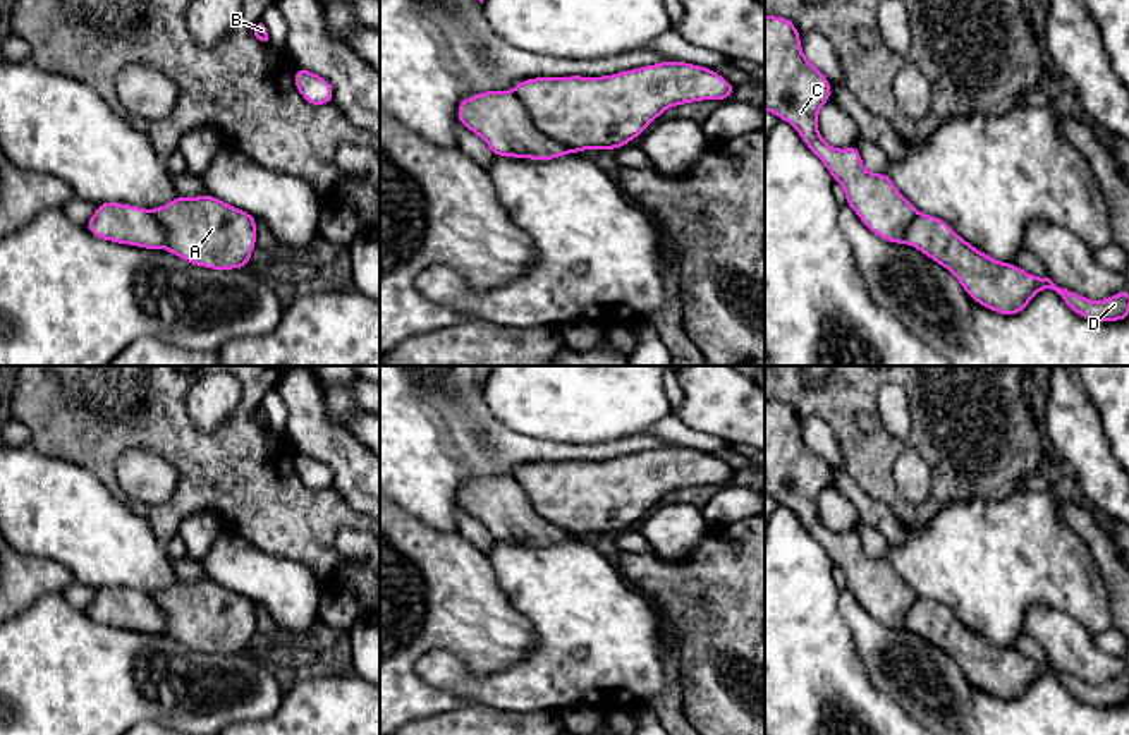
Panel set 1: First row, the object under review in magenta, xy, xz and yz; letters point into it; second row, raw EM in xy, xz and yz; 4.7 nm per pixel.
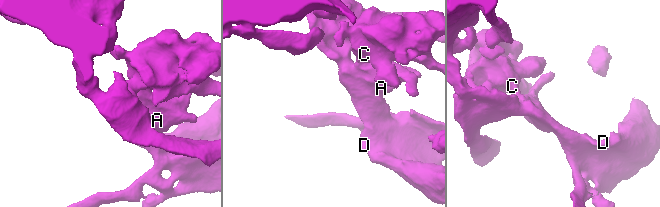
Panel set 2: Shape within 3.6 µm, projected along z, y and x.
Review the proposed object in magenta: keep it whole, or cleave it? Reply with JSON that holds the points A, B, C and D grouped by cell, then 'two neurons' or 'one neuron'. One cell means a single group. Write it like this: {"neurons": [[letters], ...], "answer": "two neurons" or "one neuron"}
{"neurons": [["A", "B", "C", "D"]], "answer": "one neuron"}

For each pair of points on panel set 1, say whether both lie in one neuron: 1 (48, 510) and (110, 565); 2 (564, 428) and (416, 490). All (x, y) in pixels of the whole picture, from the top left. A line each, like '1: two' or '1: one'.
1: one
2: two

